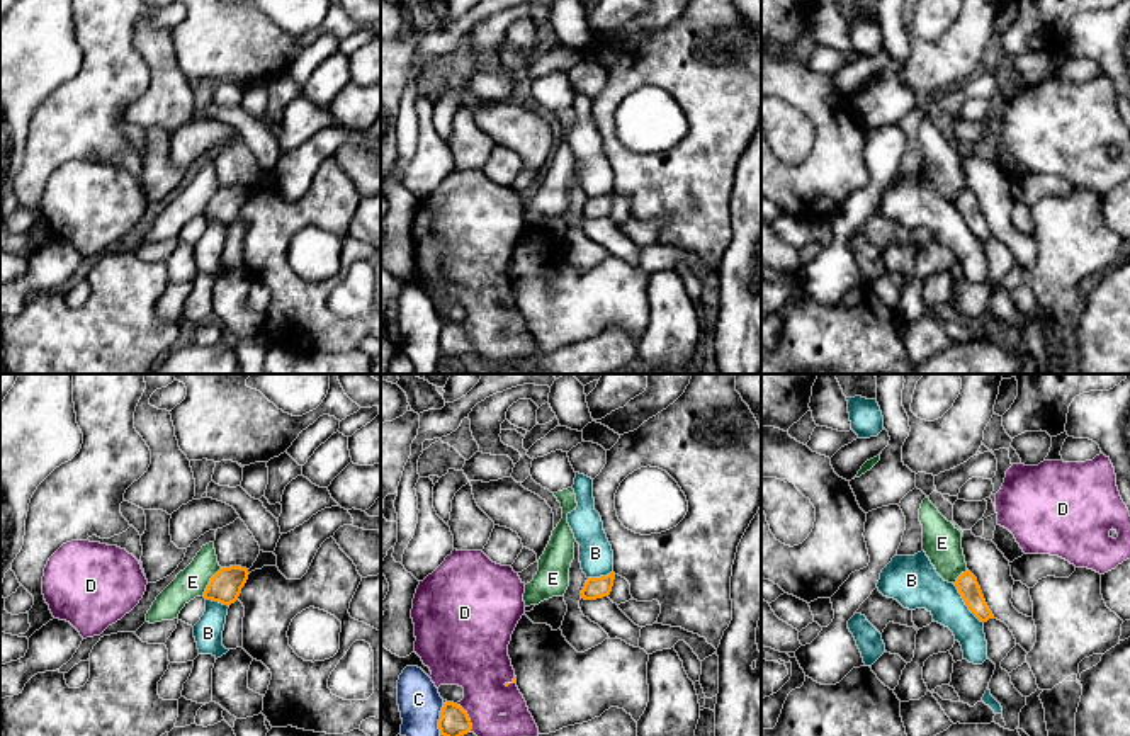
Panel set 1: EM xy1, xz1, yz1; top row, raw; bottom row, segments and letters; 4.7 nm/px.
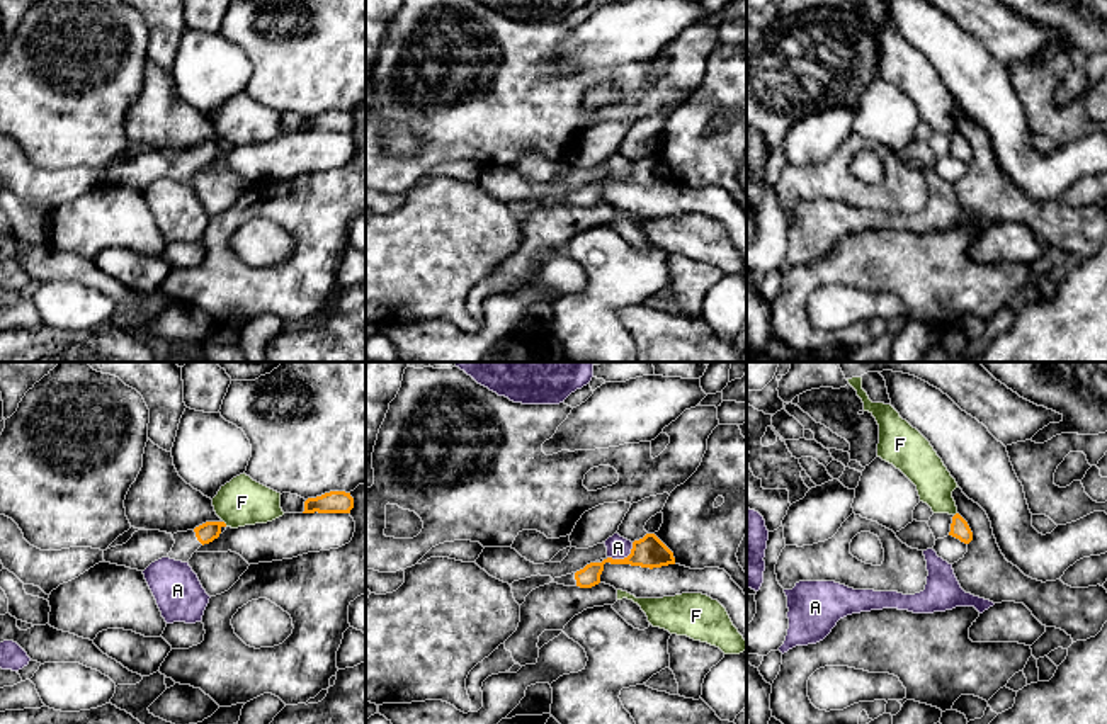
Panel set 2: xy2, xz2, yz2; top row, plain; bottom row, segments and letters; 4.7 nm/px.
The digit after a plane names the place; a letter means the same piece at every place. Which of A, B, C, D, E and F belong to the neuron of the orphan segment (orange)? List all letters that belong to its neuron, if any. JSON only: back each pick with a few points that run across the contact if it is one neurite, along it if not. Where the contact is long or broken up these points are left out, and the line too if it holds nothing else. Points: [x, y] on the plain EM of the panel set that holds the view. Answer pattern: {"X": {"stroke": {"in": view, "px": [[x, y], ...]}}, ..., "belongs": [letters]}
{"belongs": []}

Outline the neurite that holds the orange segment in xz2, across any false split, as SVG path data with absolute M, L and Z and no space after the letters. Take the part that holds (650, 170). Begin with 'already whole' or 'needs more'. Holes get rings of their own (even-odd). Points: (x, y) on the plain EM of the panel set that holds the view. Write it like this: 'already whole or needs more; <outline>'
needs more; M646 153L643 158L633 161L633 168L627 177L607 177L602 182L590 182L583 189L561 197L554 197L553 201L565 206L592 207L600 202L600 194L605 182L631 184L653 189L675 184L675 177L673 172L655 153Z

